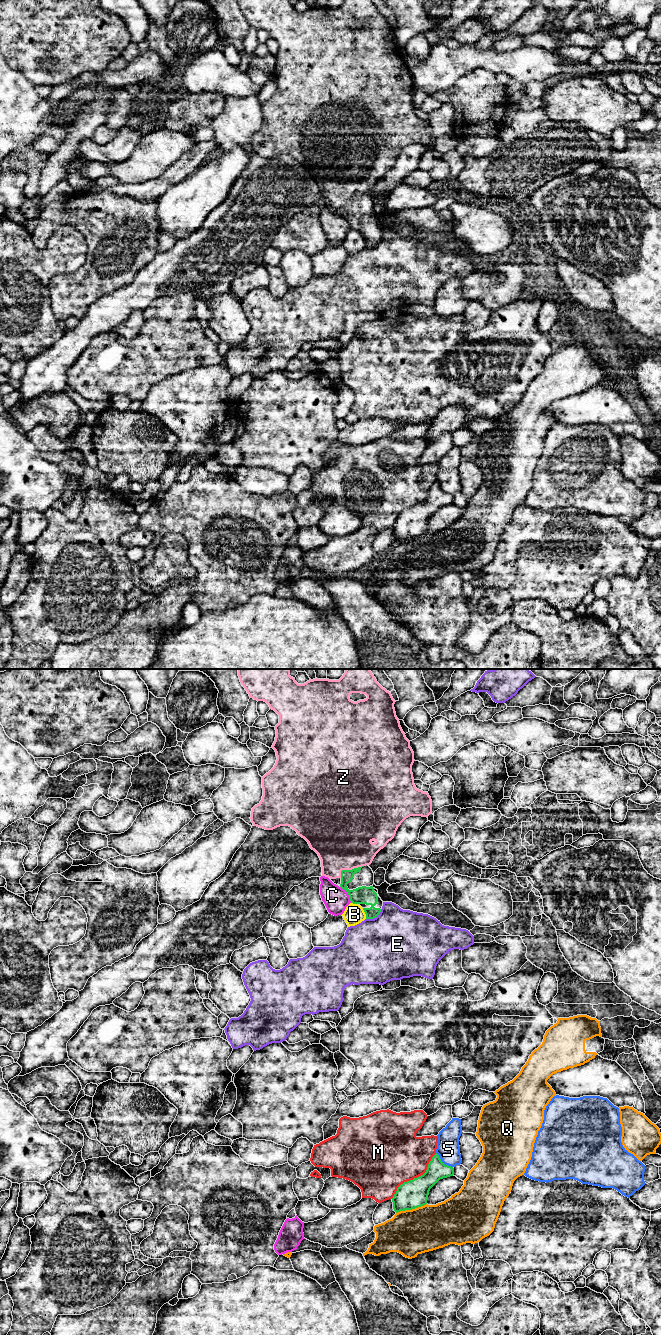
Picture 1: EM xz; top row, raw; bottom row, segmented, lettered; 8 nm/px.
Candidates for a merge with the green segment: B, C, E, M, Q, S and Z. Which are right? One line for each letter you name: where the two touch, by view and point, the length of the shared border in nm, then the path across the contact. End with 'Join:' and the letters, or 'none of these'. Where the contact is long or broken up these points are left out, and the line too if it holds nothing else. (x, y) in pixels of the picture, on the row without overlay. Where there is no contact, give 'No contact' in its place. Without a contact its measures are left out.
Z: Touches green at xz (349, 198). Shared border 220 nm. Path across: xz (362, 223), (345, 215), (349, 198), (342, 188), (342, 168)
Join: Z

